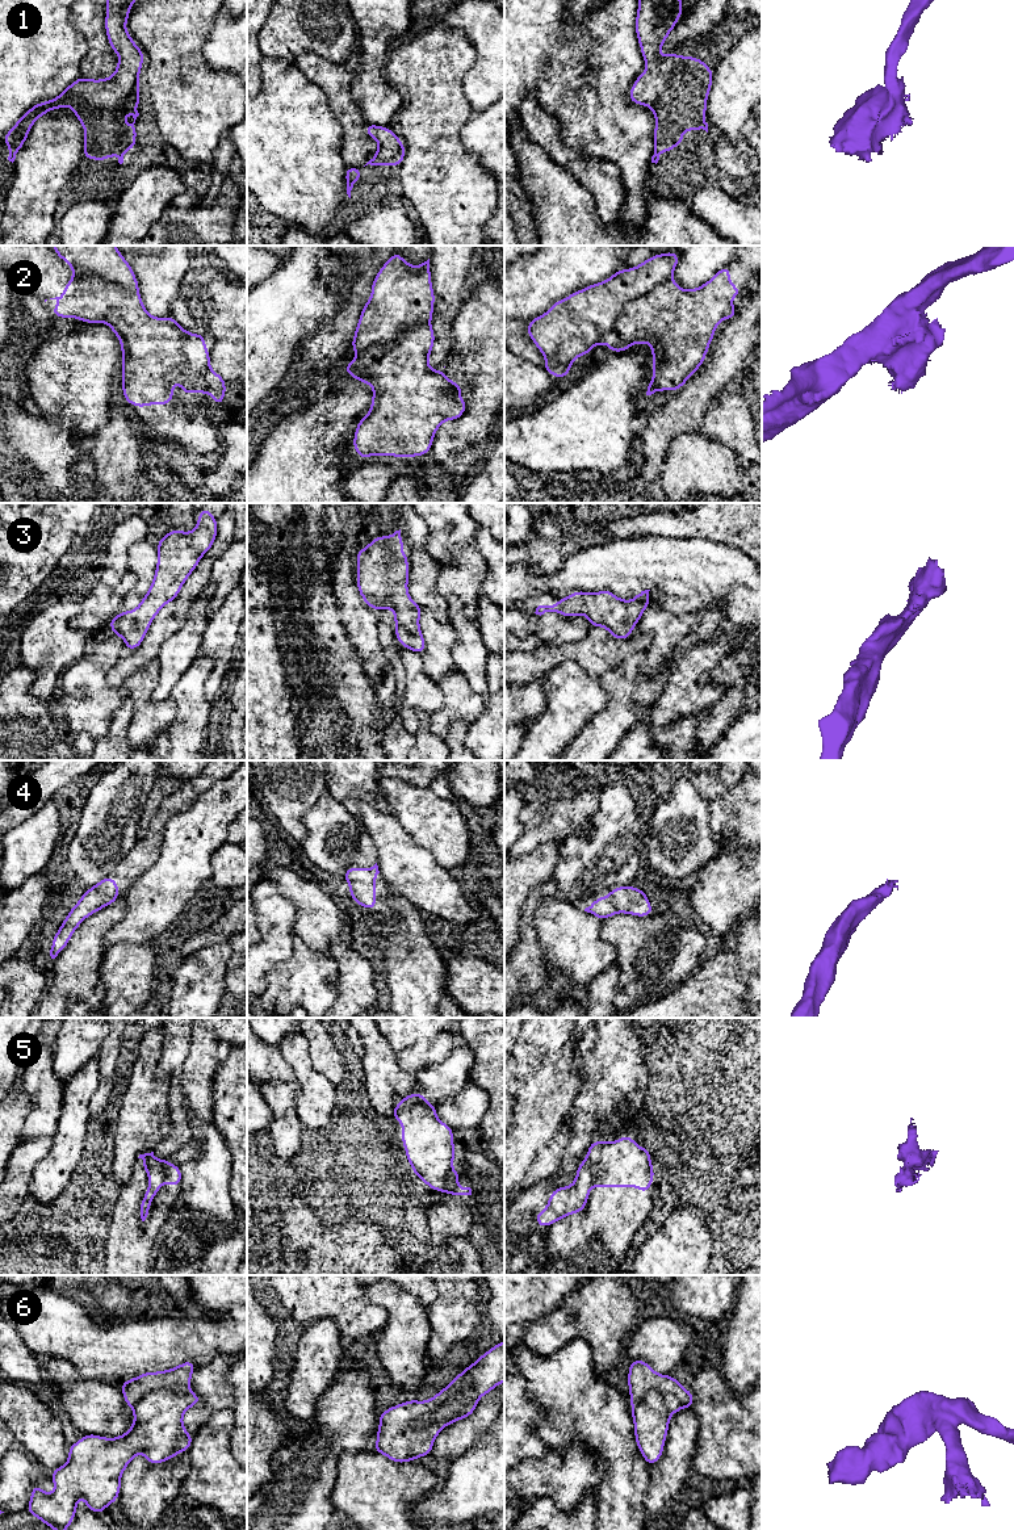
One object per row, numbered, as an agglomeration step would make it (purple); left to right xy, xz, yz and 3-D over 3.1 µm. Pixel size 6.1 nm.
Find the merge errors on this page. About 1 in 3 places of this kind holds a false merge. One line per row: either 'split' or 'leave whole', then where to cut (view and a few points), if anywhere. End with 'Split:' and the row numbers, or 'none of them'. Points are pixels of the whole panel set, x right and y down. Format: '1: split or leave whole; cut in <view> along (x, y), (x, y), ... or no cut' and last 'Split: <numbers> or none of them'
1: leave whole; no cut
2: split; cut in xz along (367, 351), (381, 392), (390, 372), (427, 389), (456, 385)
3: leave whole; no cut
4: leave whole; no cut
5: split; cut in yz along (585, 1160), (590, 1168), (591, 1185)
6: split; cut in xz along (473, 1383), (466, 1380), (456, 1394), (414, 1424)
Split: 2, 5, 6

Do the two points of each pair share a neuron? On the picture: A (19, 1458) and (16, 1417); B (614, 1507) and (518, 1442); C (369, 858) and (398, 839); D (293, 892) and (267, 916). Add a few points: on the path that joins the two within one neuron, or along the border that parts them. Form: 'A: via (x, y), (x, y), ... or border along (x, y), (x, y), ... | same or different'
A: border along (17, 1445), (41, 1464) | different
B: border along (540, 1419), (536, 1434), (547, 1449) | different
C: border along (365, 831), (376, 849), (378, 874), (386, 881) | different
D: border along (264, 876), (271, 879), (293, 904), (293, 927) | different

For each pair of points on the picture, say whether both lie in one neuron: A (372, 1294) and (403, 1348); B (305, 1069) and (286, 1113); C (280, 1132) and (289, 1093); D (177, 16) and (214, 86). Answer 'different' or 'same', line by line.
A: same
B: different
C: same
D: same

